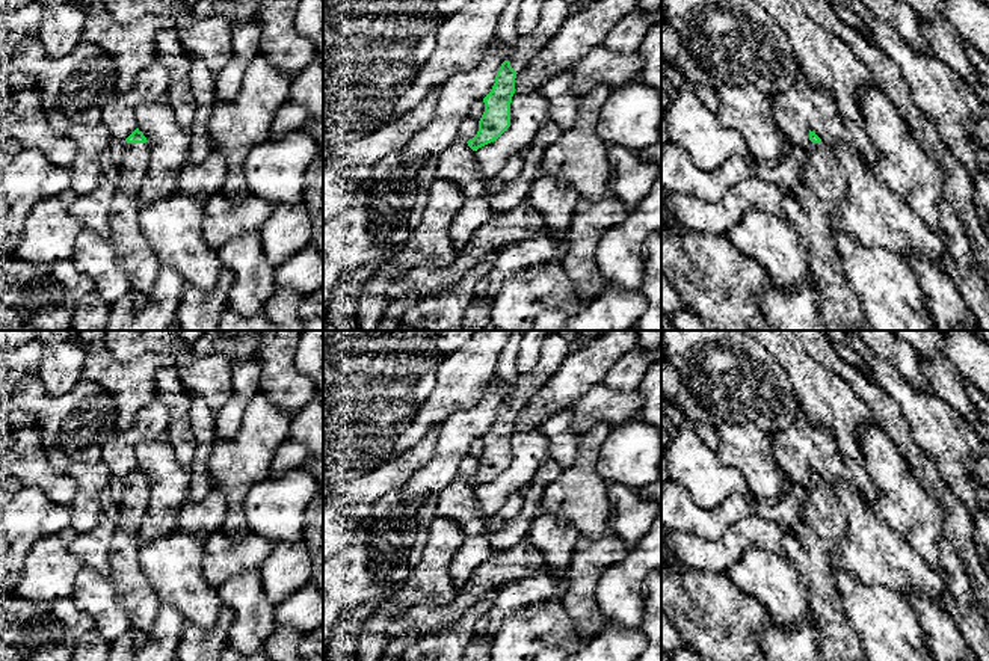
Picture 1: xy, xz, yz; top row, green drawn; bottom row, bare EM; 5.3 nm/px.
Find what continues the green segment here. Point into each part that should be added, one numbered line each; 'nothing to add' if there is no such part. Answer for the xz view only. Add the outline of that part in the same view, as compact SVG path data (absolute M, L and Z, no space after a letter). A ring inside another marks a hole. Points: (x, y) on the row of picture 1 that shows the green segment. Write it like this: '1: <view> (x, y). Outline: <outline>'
nothing to add

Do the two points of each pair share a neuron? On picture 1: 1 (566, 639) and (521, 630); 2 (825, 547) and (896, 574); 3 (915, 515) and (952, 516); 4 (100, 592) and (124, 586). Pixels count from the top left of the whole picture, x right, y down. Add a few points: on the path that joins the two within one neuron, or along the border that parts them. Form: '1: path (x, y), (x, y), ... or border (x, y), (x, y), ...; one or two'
1: path (556, 630), (532, 630); one
2: border (846, 516), (846, 531), (831, 541), (837, 563); two
3: border (923, 488), (942, 507), (944, 538); two
4: border (109, 575), (121, 598); two

